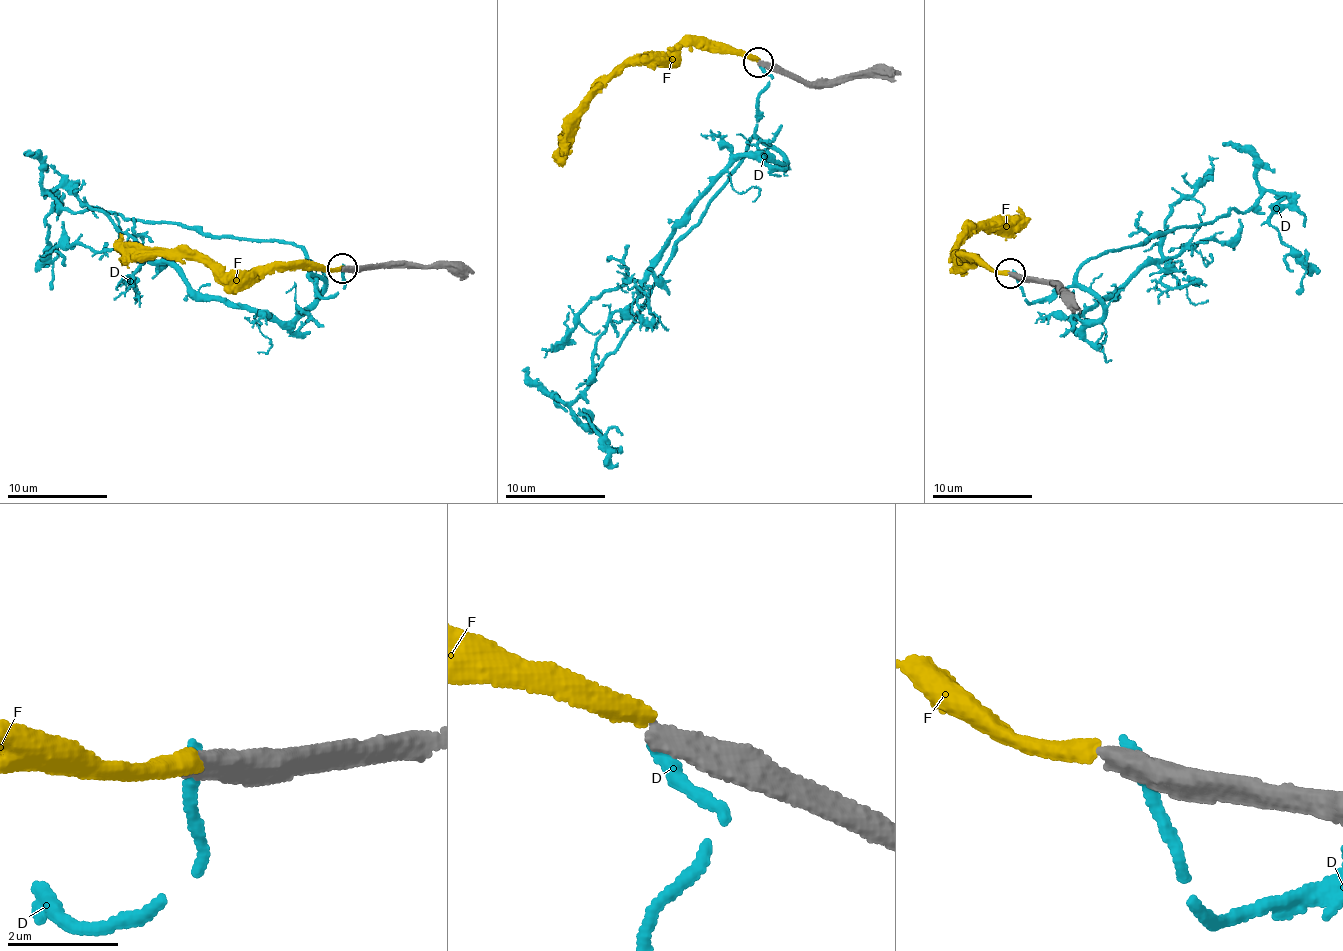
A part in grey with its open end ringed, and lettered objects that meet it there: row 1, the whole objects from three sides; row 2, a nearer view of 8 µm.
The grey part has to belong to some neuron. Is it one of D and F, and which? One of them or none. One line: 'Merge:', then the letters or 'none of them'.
Merge: none of them

